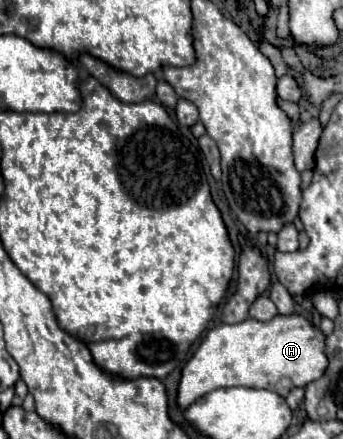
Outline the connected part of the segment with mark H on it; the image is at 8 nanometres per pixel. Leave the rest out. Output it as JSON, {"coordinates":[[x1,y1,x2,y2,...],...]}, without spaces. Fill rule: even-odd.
{"coordinates":[[297,313,277,315,267,323,257,319,245,319,235,325,221,323,205,335,197,351,183,367,177,389,177,405,179,409,185,409,209,391,235,385,267,389,287,397,293,387,305,387,325,373,327,357,323,347,325,335]]}

